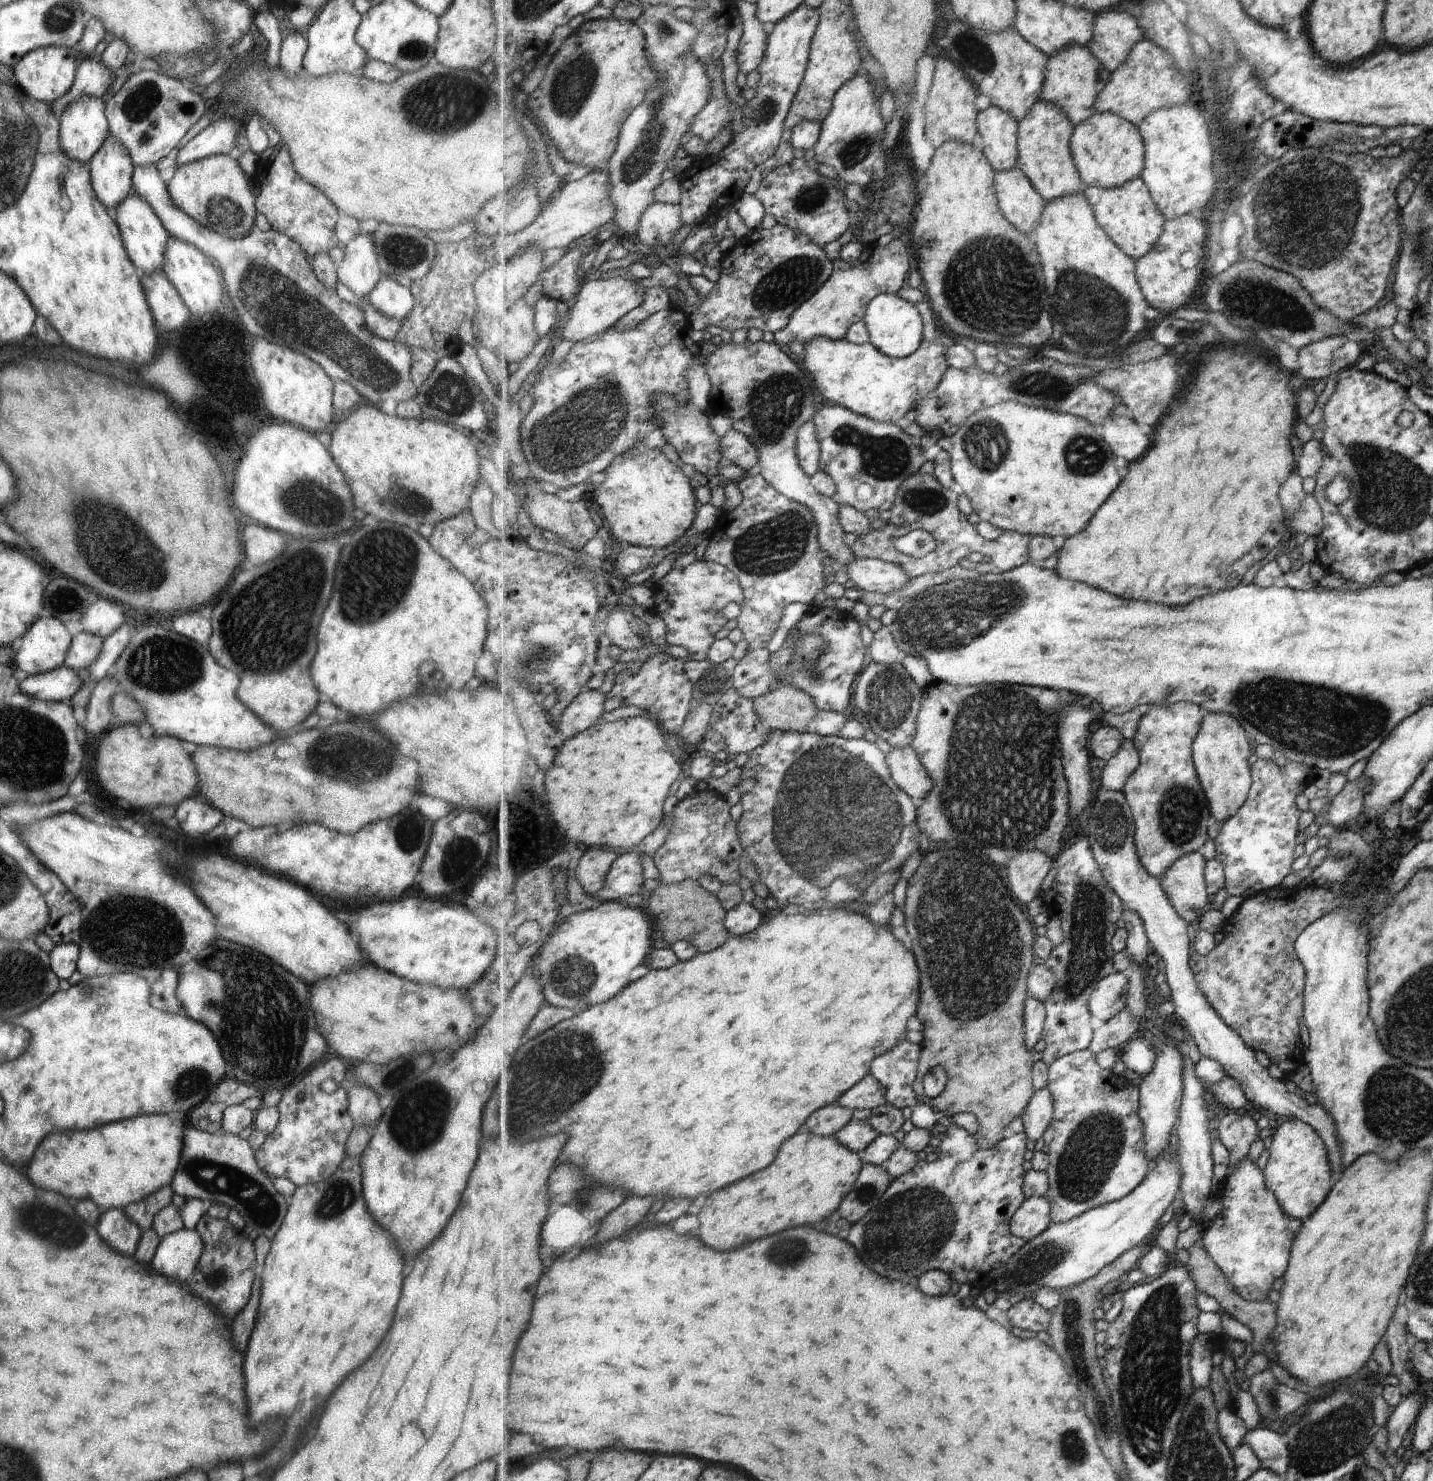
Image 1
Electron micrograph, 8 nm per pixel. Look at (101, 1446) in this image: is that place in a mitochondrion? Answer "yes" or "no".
no

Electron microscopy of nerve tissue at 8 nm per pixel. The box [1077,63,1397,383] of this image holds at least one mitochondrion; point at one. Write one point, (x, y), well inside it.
(1286, 224)

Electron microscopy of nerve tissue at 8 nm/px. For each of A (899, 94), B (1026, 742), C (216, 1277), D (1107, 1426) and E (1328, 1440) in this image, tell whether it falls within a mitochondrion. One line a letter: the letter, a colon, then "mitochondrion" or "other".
A: other
B: mitochondrion
C: mitochondrion
D: mitochondrion
E: mitochondrion

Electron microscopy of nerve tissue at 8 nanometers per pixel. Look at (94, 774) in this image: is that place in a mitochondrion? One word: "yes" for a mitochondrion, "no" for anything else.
no

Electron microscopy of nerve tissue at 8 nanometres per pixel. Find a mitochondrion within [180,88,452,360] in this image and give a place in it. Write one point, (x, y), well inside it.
(220, 209)

